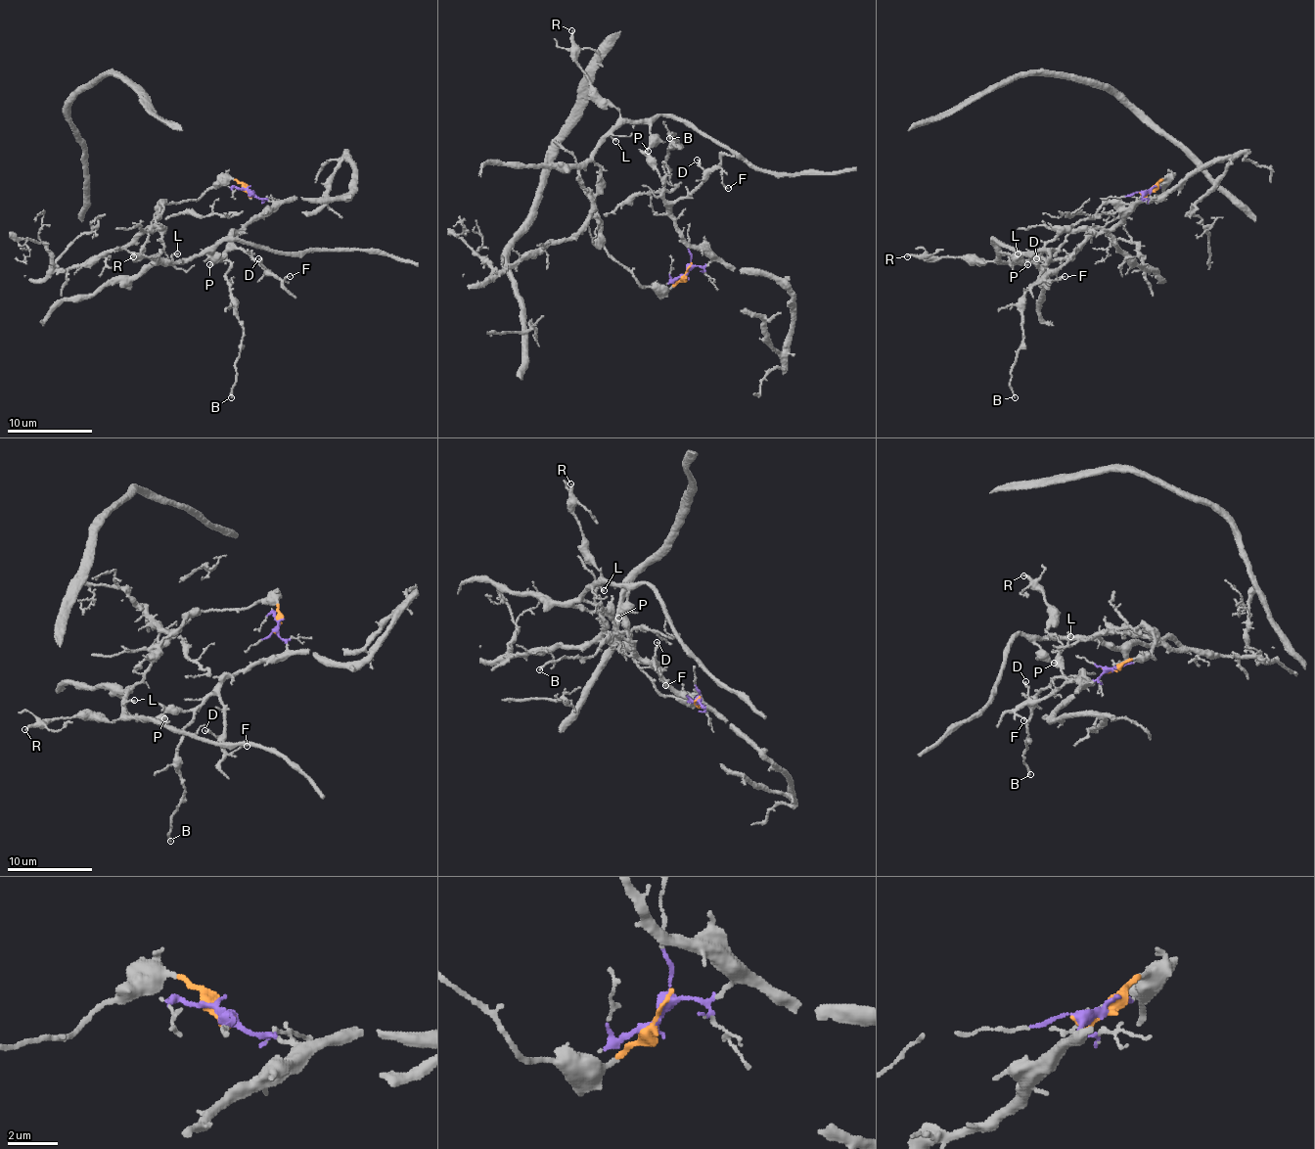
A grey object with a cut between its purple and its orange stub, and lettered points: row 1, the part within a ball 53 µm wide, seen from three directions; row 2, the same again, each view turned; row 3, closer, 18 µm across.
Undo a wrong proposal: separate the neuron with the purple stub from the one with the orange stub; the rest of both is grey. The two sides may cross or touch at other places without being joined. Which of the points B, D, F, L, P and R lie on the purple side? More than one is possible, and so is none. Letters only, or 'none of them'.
B, D, F

